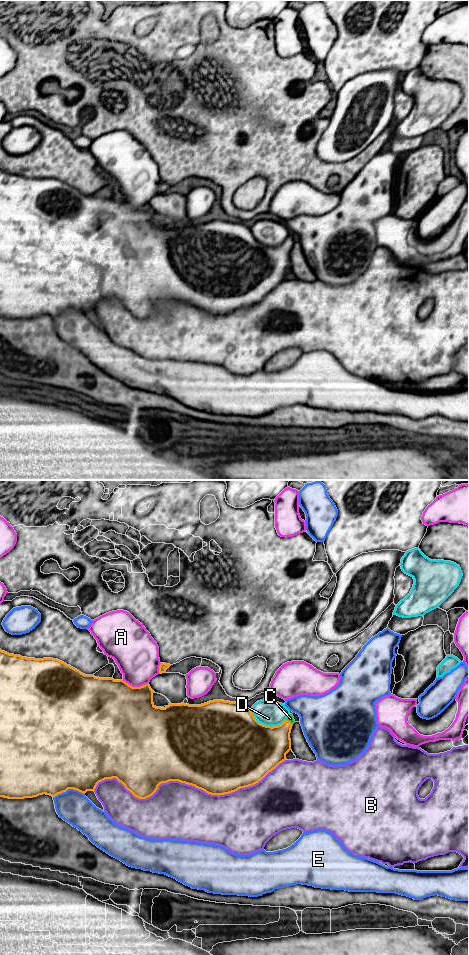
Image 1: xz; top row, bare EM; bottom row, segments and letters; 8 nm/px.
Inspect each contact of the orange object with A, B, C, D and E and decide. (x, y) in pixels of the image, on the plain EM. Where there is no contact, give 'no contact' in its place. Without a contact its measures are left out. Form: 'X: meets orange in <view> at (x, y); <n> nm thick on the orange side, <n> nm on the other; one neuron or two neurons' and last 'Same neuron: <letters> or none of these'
A: meets orange in xz at (135, 207); 500 nm thick on the orange side, 360 nm on the other; two neurons
B: meets orange in xz at (187, 303); 500 nm thick on the orange side, 460 nm on the other; two neurons
C: meets orange in xz at (289, 242); 300 nm thick on the orange side, 60 nm on the other; one neuron
D: meets orange in xz at (265, 245); 480 nm thick on the orange side, 200 nm on the other; two neurons
E: meets orange in xz at (68, 308); 500 nm thick on the orange side, 260 nm on the other; two neurons
Same neuron: C

